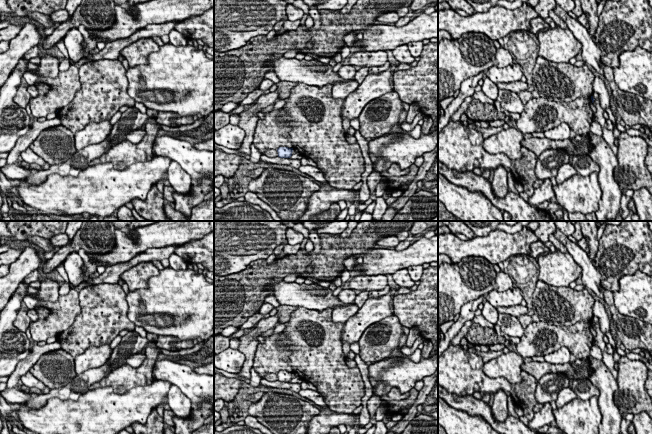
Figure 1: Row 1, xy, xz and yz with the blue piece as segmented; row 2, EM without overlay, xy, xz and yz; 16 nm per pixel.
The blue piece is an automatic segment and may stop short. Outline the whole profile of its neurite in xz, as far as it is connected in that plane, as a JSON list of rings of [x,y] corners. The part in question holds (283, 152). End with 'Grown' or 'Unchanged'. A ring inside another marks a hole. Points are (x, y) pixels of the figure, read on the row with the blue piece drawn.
[[[279,147],[277,149],[278,157],[280,158],[290,158],[292,156],[293,148]]]. Unchanged

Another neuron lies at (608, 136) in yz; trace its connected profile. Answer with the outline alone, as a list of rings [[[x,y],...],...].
[[[597,98],[596,100],[594,100],[593,104],[594,104],[594,106],[596,107],[596,110],[597,110],[594,113],[594,115],[593,115],[593,120],[597,121],[601,125],[602,132],[603,132],[602,138],[605,140],[605,142],[611,148],[611,150],[613,151],[614,155],[617,156],[618,148],[614,144],[615,137],[614,137],[613,131],[608,130],[605,127],[606,119],[603,116],[604,110],[603,110],[603,108],[600,105],[600,98]]]

